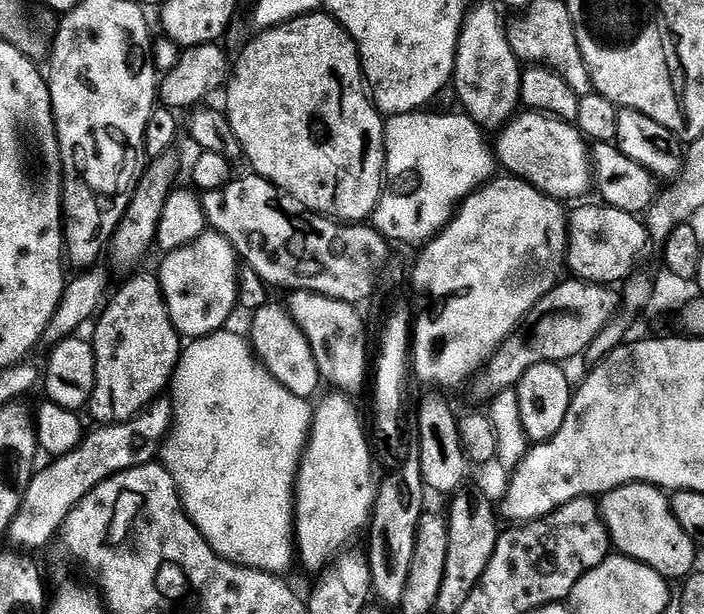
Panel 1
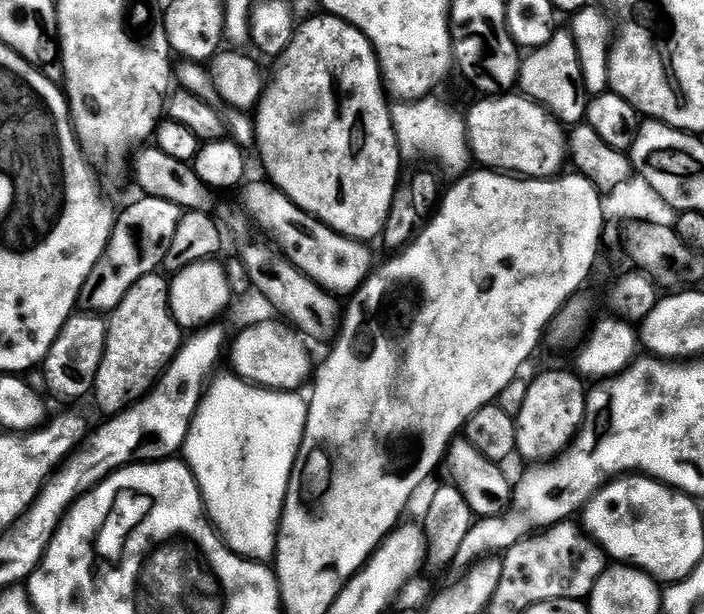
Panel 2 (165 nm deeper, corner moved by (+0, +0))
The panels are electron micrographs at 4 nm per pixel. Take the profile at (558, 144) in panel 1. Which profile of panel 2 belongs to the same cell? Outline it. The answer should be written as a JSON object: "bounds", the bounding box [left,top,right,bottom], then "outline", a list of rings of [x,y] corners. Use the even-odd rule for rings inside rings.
{"bounds":[466,94,569,178],"outline":[[[492,94],[480,98],[466,112],[466,123],[468,149],[481,169],[519,174],[524,178],[551,178],[566,164],[569,153],[565,125],[523,94]]]}

